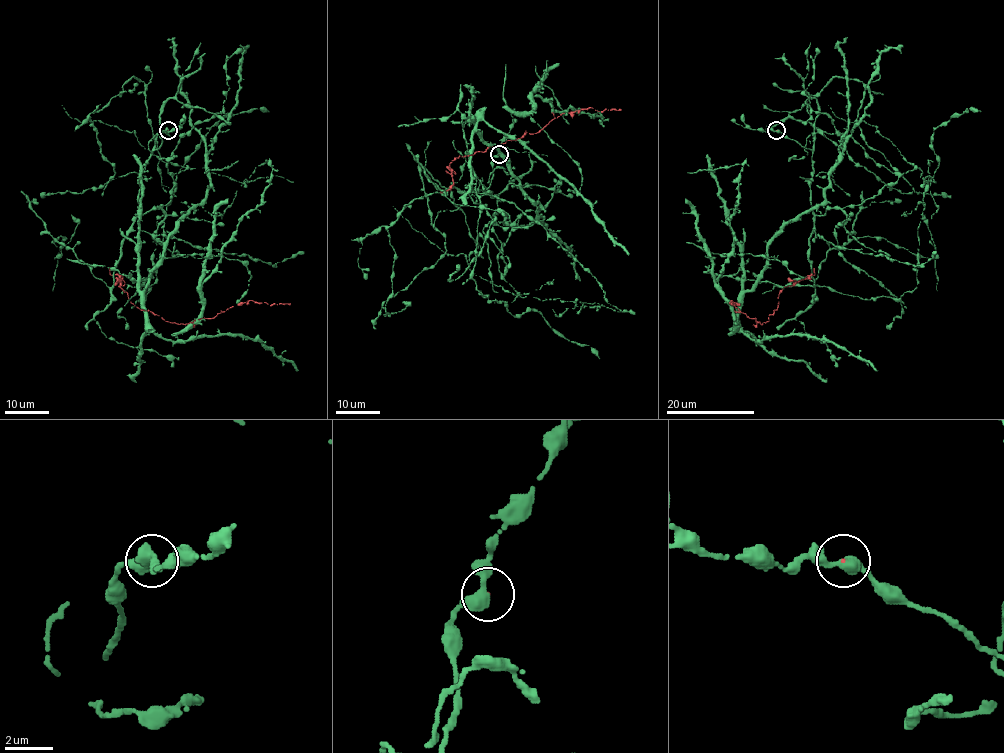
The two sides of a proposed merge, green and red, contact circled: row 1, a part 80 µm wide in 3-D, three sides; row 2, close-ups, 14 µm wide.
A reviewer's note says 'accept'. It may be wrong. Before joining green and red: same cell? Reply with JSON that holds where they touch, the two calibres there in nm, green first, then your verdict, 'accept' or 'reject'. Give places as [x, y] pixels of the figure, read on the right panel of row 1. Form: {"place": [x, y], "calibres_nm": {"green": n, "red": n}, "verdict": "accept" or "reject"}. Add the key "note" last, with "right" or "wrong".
{"place": [776, 130], "calibres_nm": {"green": 360, "red": 50}, "verdict": "reject", "note": "wrong"}

